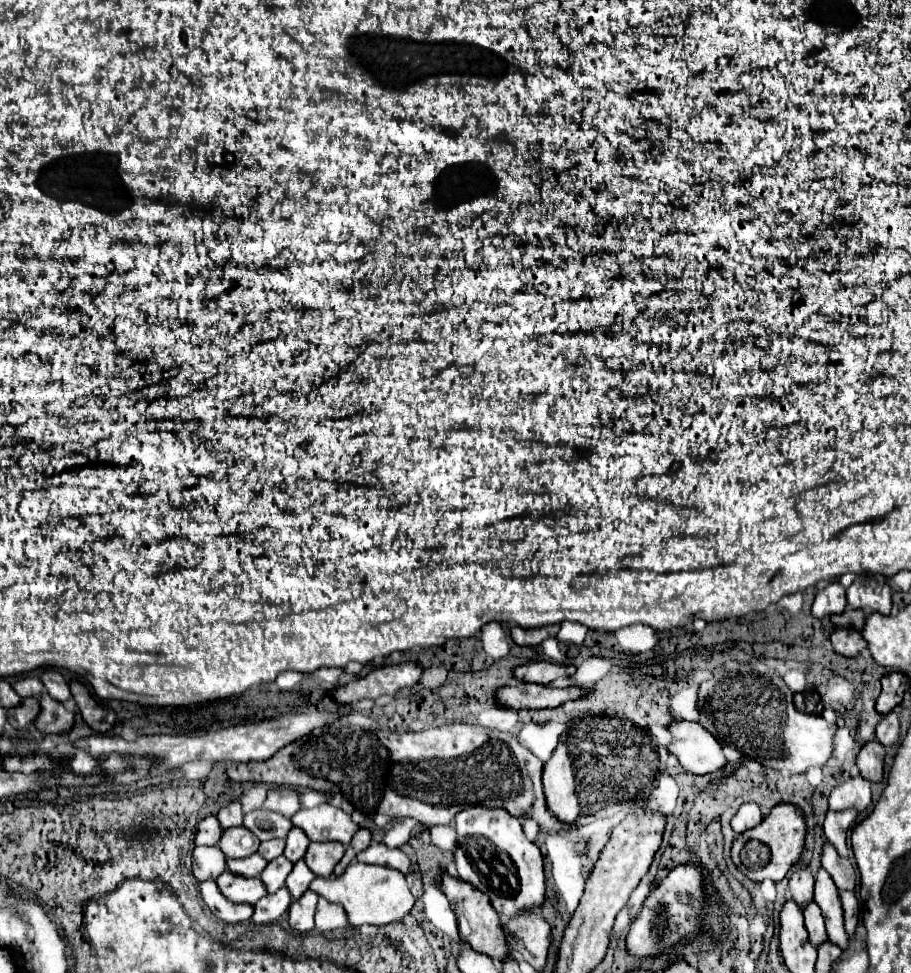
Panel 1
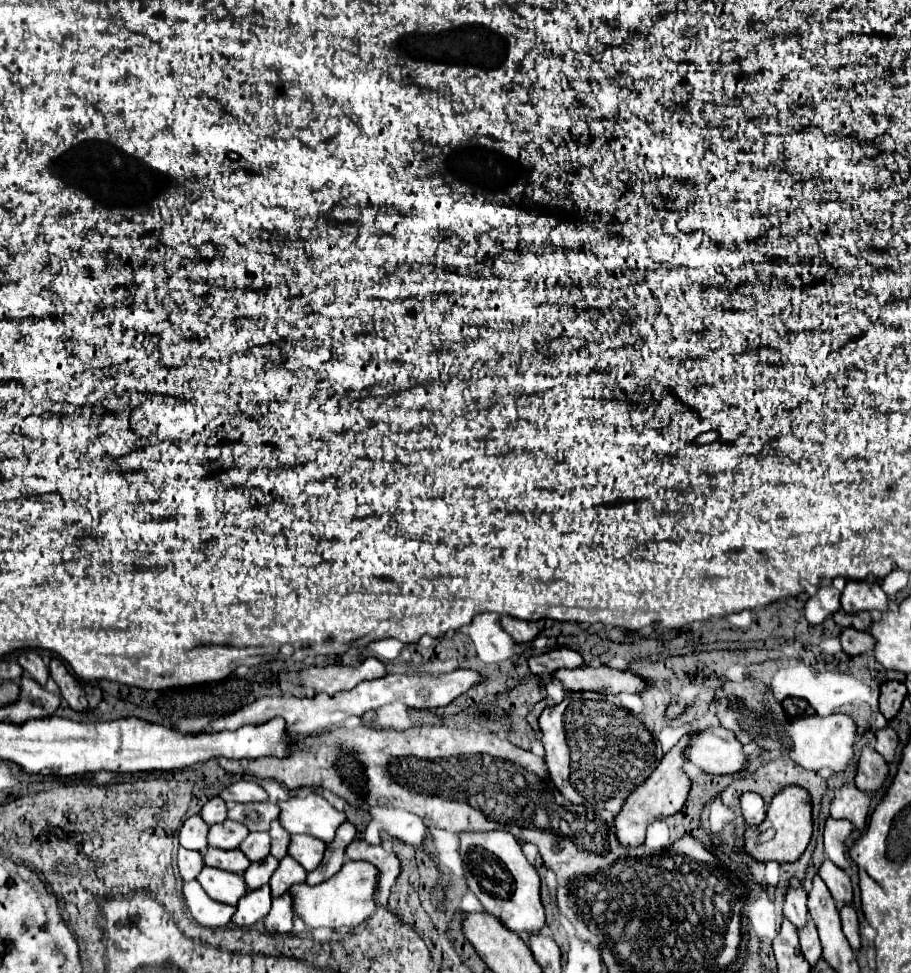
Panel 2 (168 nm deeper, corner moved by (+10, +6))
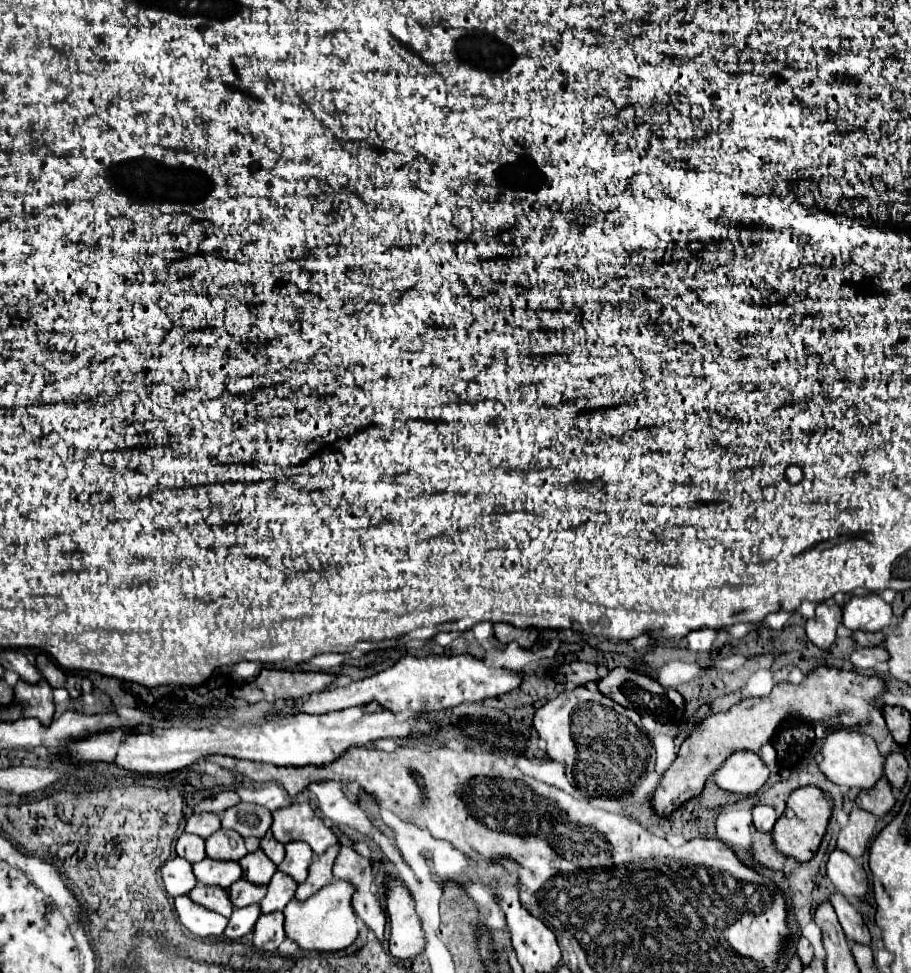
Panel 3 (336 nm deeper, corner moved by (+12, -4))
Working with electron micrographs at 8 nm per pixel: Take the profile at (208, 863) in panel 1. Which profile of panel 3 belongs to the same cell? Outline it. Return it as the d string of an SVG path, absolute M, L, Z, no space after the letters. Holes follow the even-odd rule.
M172 858L164 864L162 880L164 880L166 892L172 898L188 894L196 886L196 876L192 872L192 864L182 858Z

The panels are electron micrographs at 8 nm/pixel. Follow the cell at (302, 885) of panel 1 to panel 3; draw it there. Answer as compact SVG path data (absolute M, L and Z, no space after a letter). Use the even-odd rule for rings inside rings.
M276 872L268 884L268 894L264 896L264 900L260 902L262 906L262 914L270 914L276 910L284 910L284 906L294 898L296 892L294 880L290 880L290 876Z

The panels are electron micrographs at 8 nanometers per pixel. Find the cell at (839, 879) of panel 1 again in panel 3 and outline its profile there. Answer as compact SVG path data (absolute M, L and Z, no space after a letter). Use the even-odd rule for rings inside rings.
M834 892L830 894L830 904L834 906L838 920L842 924L844 934L852 940L852 942L862 942L862 944L870 944L870 932L860 916L860 912L856 910L856 906L850 906L850 902L840 894Z

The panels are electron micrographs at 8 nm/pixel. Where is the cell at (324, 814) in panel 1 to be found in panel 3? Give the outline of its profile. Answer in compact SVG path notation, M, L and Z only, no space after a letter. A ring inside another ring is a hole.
M294 802L292 806L272 812L272 818L272 834L282 844L302 840L312 846L314 854L322 854L338 842L336 834L322 822L310 802Z

